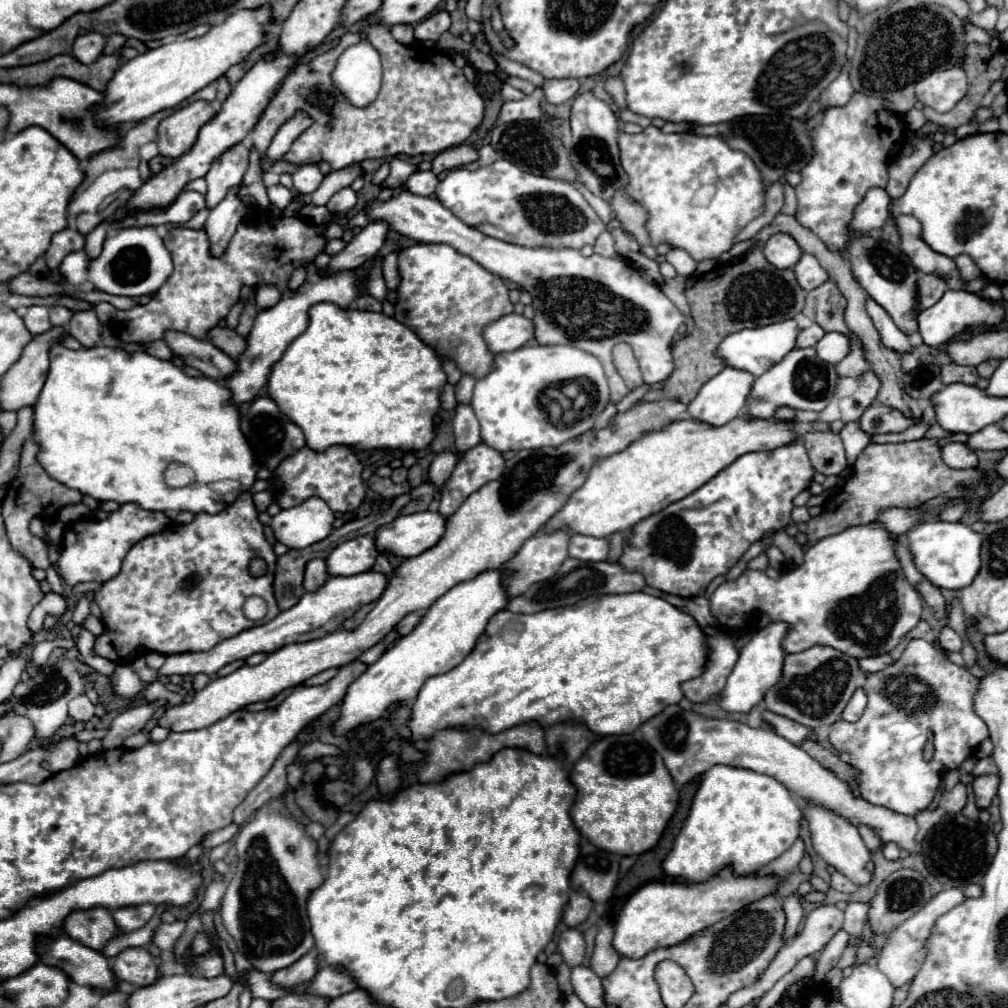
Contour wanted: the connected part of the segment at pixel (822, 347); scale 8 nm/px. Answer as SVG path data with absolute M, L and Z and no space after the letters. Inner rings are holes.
M826 333L818 343L816 343L816 355L826 361L836 365L838 361L842 361L848 351L850 351L850 341L846 335L842 333Z

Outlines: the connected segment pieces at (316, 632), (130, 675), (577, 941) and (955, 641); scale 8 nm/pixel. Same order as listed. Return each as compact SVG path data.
M366 571L366 573L358 573L358 575L350 575L350 577L328 577L326 583L318 591L304 593L304 597L292 609L278 613L272 621L268 621L264 625L246 629L236 637L224 639L216 647L212 647L210 651L168 655L166 663L158 669L158 675L160 677L168 677L174 673L176 675L198 675L198 673L214 675L218 669L222 669L224 665L228 665L236 659L248 659L250 655L260 653L260 651L272 653L278 647L284 647L290 643L320 639L326 633L340 629L342 621L352 617L364 603L376 601L384 593L386 585L388 585L388 579L382 573L374 573L374 571Z
M118 665L110 677L110 687L114 695L122 699L134 699L146 687L146 683L136 675L132 667Z
M566 929L564 933L560 933L558 951L560 951L560 955L568 967L582 965L584 953L586 953L584 935L578 929Z
M948 625L940 629L938 643L940 643L946 651L962 651L962 639L960 639L958 633L956 633L954 629L950 629Z

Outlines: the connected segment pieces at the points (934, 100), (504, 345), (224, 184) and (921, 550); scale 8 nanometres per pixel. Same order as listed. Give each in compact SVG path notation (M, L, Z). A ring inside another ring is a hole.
M958 67L948 71L934 71L916 83L916 97L922 105L938 113L950 111L966 95L966 73Z
M508 313L508 315L500 317L498 321L490 323L488 327L484 327L482 335L484 335L484 341L486 341L488 349L494 355L518 349L528 339L534 337L532 321L522 317L522 315L516 315L516 313Z
M238 143L212 163L210 171L204 177L208 183L208 193L206 193L208 209L216 207L226 197L226 193L232 185L240 185L246 169L248 169L248 163L250 163L248 153L250 153L250 149L244 143Z
M924 521L906 533L908 549L916 569L936 587L962 589L972 583L980 569L980 541L982 537L962 523Z

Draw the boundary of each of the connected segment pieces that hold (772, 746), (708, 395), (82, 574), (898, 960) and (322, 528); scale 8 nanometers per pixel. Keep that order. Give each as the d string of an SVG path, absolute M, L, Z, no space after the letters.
M668 705L662 713L648 719L640 733L644 735L646 743L660 753L664 759L666 769L670 771L672 779L678 785L684 785L692 781L696 775L702 775L706 769L710 769L714 763L730 765L730 767L742 767L752 769L756 773L770 775L778 779L796 799L808 799L816 805L824 805L842 817L848 817L854 825L864 823L866 827L874 829L882 843L898 843L902 849L916 853L916 831L918 825L914 817L892 813L890 809L870 805L864 799L856 799L848 785L844 785L836 775L832 775L828 769L824 769L818 761L814 761L806 751L802 751L798 745L786 741L784 737L776 735L772 729L764 727L750 727L744 721L734 719L708 719L694 711L682 711L678 705Z
M722 369L702 385L698 395L690 401L686 413L690 419L720 427L742 413L742 405L752 389L754 377L738 369Z
M132 503L122 505L118 511L110 513L106 519L74 521L64 531L56 571L68 585L76 585L82 581L106 583L108 579L116 577L116 573L120 573L122 559L132 545L136 545L140 539L144 539L152 533L160 533L168 523L170 523L170 519L166 517L166 513L146 511Z
M946 889L946 891L940 891L936 897L932 897L916 915L912 915L910 919L906 919L902 925L898 925L890 935L888 935L888 941L886 945L882 947L880 955L878 955L878 961L876 961L876 967L890 979L890 983L894 987L902 987L906 983L912 981L912 977L918 973L920 969L920 961L924 961L924 941L928 939L928 933L932 931L932 925L934 921L948 913L952 907L960 905L966 897L962 895L960 889Z
M308 497L296 507L282 509L272 517L272 531L276 541L290 549L304 549L322 539L332 531L334 513L320 497Z

